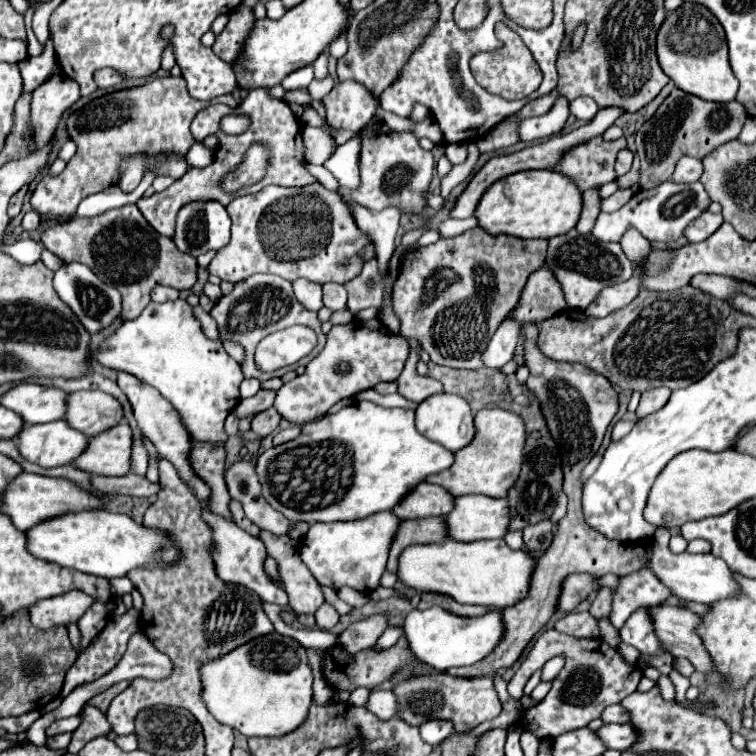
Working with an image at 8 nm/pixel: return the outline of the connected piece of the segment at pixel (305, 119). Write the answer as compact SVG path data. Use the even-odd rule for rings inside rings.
M310 107L310 109L306 109L304 113L302 113L302 117L300 117L300 121L302 121L302 125L304 127L322 127L324 129L324 125L322 125L322 119L318 117L318 113Z

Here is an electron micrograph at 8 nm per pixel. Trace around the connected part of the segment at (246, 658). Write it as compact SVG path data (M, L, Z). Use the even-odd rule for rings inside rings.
M270 633L252 639L248 645L210 661L200 671L208 711L220 723L230 725L246 737L282 737L296 731L308 717L314 675L306 649L290 637Z

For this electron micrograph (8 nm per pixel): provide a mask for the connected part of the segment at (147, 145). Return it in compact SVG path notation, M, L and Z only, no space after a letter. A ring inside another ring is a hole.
M154 77L152 81L112 91L88 101L82 109L72 115L82 115L70 127L70 137L76 143L74 157L66 163L66 169L58 177L44 177L32 197L30 205L40 215L52 217L74 217L78 203L116 183L116 165L120 157L128 153L156 153L160 149L176 149L178 153L186 153L194 143L190 133L190 123L196 113L210 103L196 101L188 95L182 77ZM112 117L116 117L116 127L112 127Z

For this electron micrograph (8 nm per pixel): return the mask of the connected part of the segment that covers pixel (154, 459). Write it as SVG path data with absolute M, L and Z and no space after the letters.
M143 436L143 442L148 448L149 453L149 463L148 463L148 471L146 471L146 477L150 479L150 481L158 481L159 480L159 469L158 469L158 453L152 442L145 436Z

